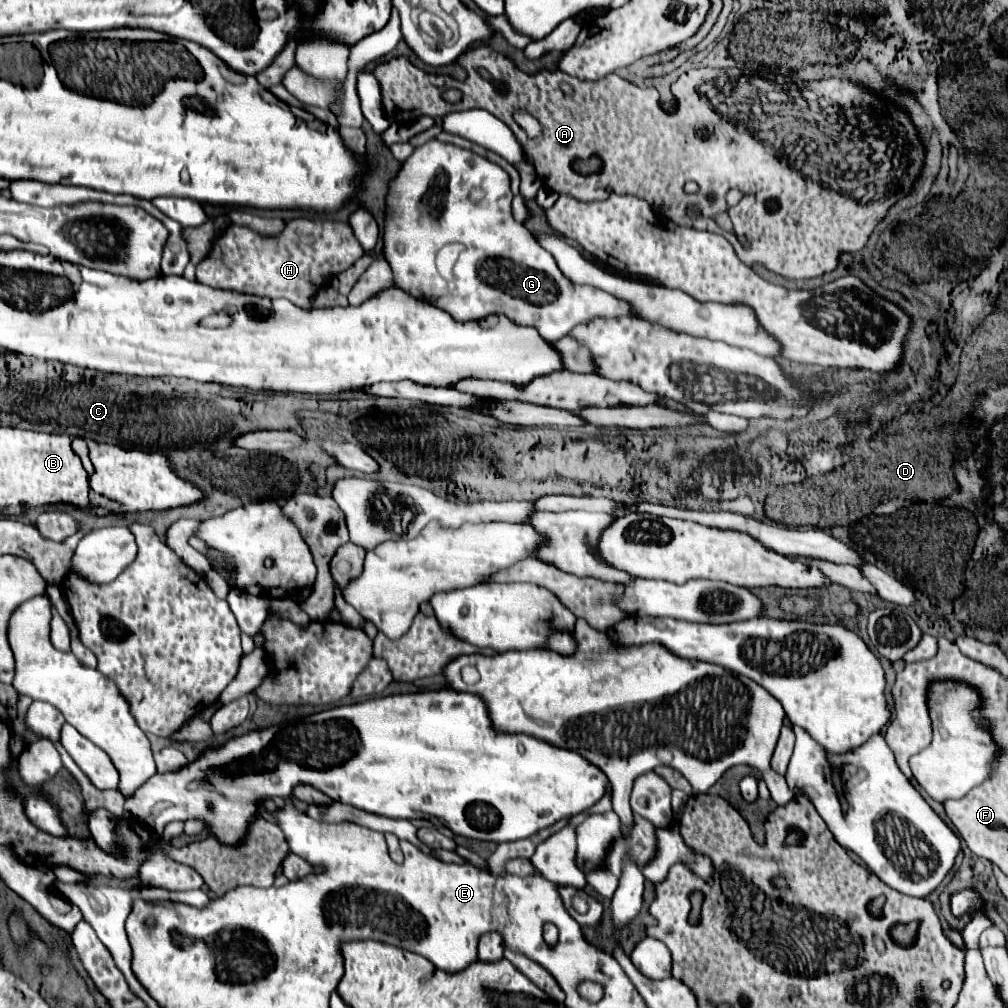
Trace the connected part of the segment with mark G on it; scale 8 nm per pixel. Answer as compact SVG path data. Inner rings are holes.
M432 139L422 147L416 147L414 153L402 163L398 175L390 181L390 189L386 195L386 221L382 235L382 253L390 263L394 273L394 285L404 289L404 293L414 293L420 299L430 301L432 305L450 313L456 321L478 321L478 317L486 317L492 313L504 313L510 321L518 321L522 325L534 327L544 341L556 341L558 337L566 337L578 323L584 323L592 317L622 317L632 315L630 305L604 293L590 285L574 285L570 283L560 269L556 267L554 257L544 251L534 235L512 217L512 191L508 173L504 173L498 165L484 161L484 157L460 149L450 143L442 143ZM470 189L482 189L484 199L472 201ZM448 243L462 243L466 249L458 257L454 267L454 279L446 281L436 269L436 255L440 247Z

